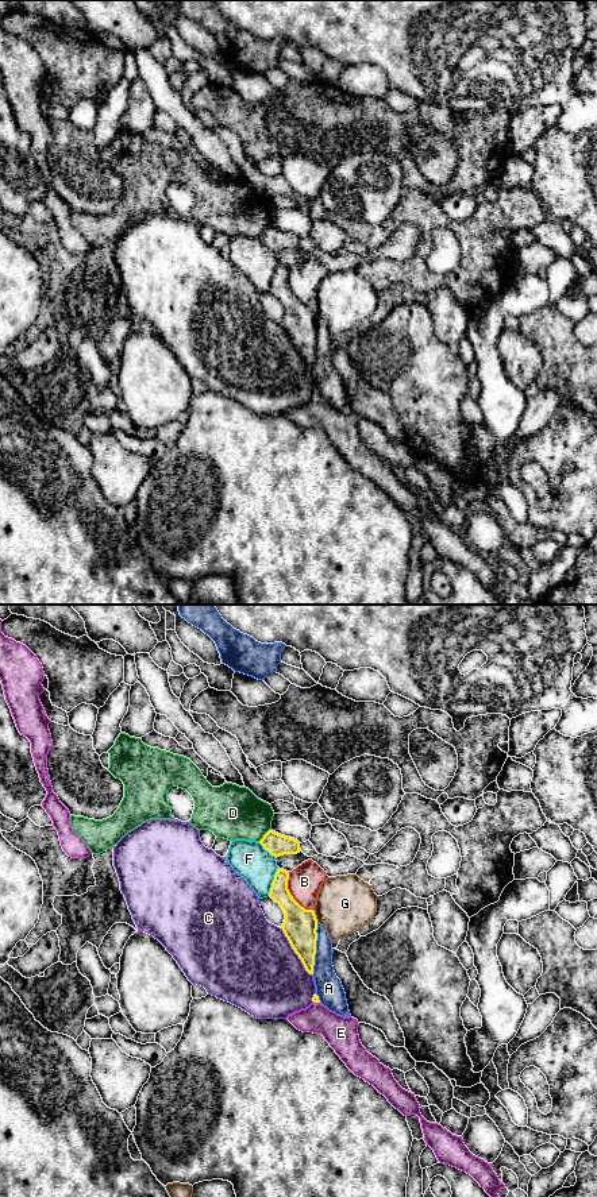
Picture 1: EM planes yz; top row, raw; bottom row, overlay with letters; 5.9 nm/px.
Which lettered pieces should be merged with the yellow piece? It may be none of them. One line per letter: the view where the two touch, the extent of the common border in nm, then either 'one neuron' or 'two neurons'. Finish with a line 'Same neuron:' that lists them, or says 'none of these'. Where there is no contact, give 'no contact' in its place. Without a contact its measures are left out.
A: contact in yz; length 320 nm; two neurons
B: contact in yz; length 280 nm; two neurons
C: contact in yz; length 340 nm; two neurons
D: contact in yz; length 110 nm; two neurons
E: contact in yz; length 40 nm; two neurons
F: contact in yz; length 180 nm; two neurons
G: contact in yz; length 90 nm; two neurons
Same neuron: none of these

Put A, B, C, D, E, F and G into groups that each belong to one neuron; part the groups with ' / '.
A / B / C / D / E / F / G

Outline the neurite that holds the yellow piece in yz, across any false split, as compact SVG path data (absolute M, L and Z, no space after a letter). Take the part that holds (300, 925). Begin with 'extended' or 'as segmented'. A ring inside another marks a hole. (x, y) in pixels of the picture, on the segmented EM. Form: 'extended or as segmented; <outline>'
as segmented; M277 869L269 896L280 904L285 914L281 926L292 949L301 959L305 970L313 974L317 919L313 910L305 910L290 895L288 889L289 872Z

